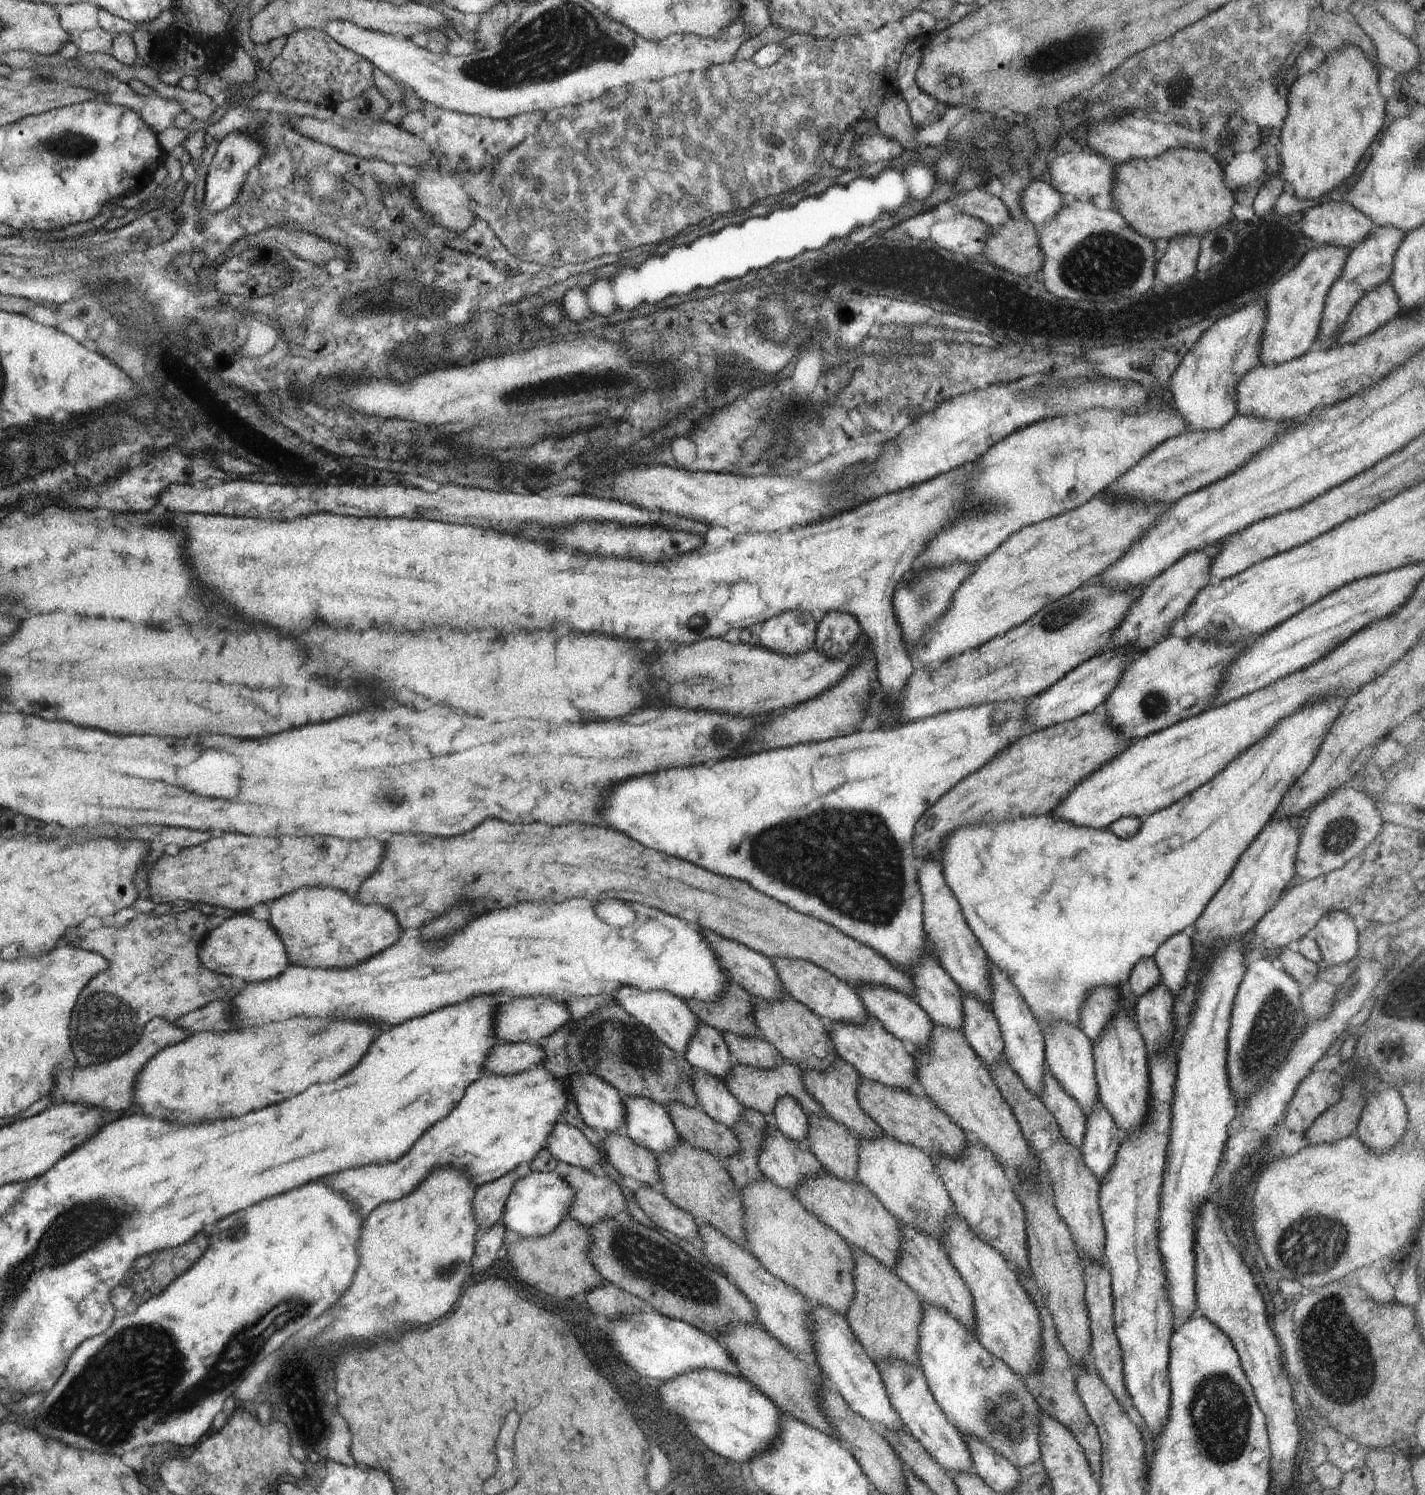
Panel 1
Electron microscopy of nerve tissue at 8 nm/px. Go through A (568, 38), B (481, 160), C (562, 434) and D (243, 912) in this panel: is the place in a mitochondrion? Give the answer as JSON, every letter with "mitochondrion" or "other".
{"A":"mitochondrion","B":"other","C":"other","D":"other"}

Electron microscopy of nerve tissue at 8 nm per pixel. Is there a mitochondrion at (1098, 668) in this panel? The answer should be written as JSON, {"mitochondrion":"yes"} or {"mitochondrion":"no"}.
{"mitochondrion":"no"}

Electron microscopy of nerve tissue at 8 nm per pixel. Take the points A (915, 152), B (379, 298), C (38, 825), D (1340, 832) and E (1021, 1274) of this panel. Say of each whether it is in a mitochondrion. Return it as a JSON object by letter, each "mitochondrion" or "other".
{"A":"other","B":"mitochondrion","C":"other","D":"mitochondrion","E":"other"}

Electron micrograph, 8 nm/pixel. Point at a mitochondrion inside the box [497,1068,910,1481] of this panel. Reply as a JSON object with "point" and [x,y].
{"point":[642,1256]}

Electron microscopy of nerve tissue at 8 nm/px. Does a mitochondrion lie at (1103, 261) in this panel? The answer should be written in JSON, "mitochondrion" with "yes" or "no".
{"mitochondrion":"yes"}

